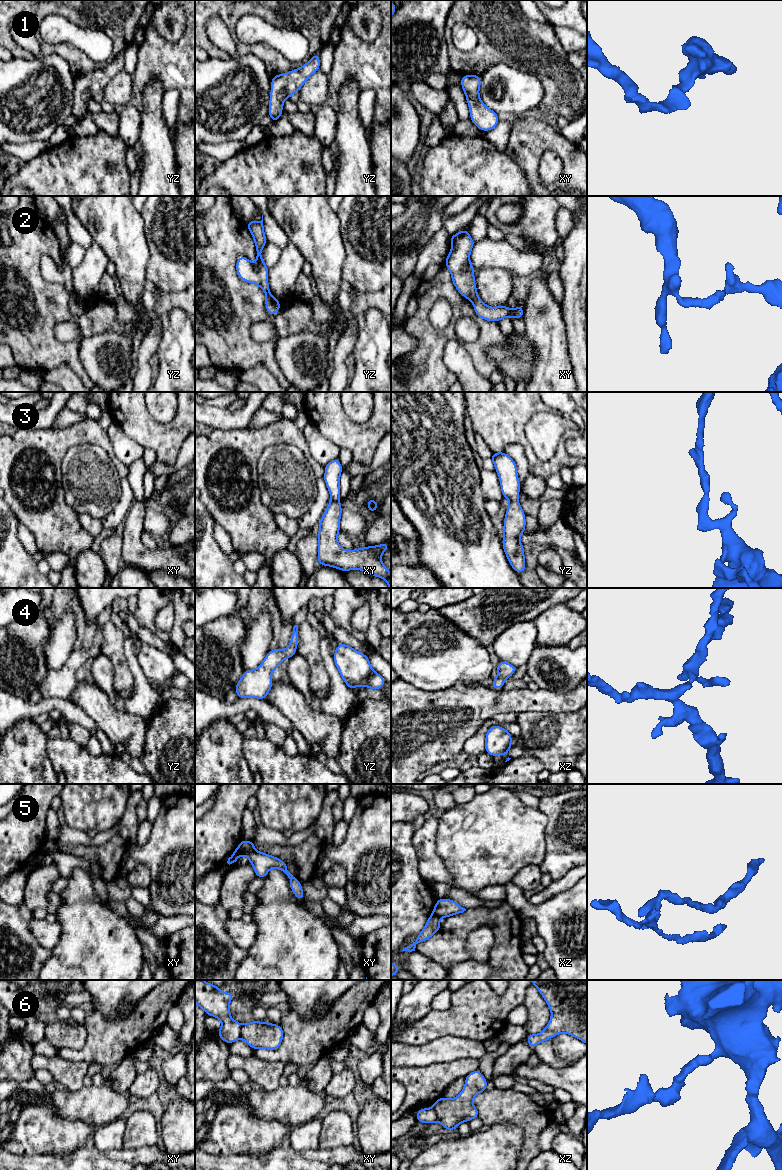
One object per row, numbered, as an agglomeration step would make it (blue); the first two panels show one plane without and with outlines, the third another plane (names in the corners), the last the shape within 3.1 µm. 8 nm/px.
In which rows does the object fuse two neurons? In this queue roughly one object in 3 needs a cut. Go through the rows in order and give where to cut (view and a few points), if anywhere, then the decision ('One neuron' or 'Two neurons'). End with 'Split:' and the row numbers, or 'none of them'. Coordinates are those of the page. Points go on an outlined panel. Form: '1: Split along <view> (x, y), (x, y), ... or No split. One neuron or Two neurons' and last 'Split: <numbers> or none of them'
1: No split. One neuron
2: Split along yz (266, 296), (273, 298). Two neurons
3: No split. One neuron
4: No split. One neuron
5: Split along xy (238, 846), (241, 854). Two neurons
6: Split along xy (242, 1025), (240, 1037). Two neurons
Split: 2, 5, 6

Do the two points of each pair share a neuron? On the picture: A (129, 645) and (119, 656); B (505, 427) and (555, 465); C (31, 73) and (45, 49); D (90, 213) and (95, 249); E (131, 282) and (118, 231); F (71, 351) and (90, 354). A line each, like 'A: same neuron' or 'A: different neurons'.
A: different neurons
B: same neuron
C: different neurons
D: different neurons
E: same neuron
F: different neurons

